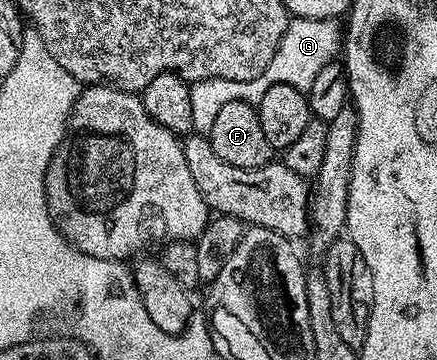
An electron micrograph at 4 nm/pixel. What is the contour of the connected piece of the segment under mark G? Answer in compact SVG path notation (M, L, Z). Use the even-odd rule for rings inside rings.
M292 17L287 24L285 36L281 36L281 44L269 60L265 72L248 82L234 82L224 78L206 78L200 82L190 83L193 100L193 131L204 136L210 135L211 125L217 112L227 102L250 102L258 104L261 96L273 88L273 84L289 84L293 88L307 91L313 84L317 72L325 68L325 64L336 61L341 50L341 26L334 18L297 18Z

